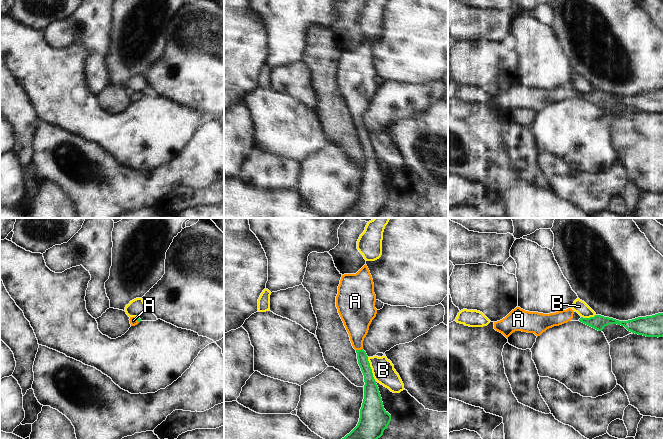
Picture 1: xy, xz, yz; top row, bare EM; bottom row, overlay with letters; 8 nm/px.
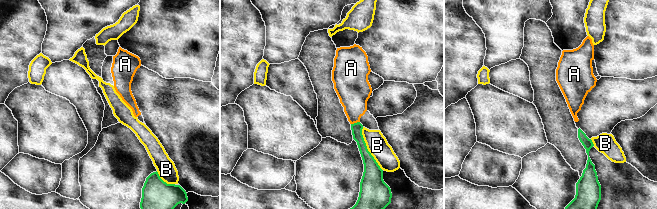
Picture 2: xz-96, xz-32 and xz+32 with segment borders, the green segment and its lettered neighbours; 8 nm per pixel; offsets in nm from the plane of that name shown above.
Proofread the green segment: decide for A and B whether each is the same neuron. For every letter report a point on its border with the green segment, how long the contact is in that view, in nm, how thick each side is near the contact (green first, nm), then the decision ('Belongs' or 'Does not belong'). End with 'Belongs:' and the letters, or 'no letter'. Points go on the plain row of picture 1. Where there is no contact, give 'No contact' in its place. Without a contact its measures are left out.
A: Touches green at xz (359, 126). Shared border 60 nm. Thickness 90 nm (green) against 220 nm. Belongs
B: Touches green at xz (371, 145). Shared border 220 nm. Thickness 150 nm (green) against 180 nm. Does not belong
Belongs: A

